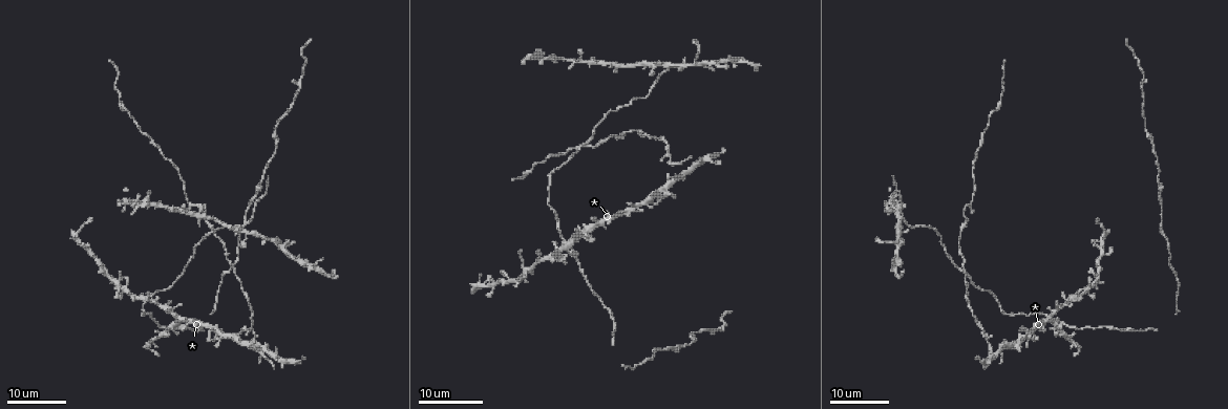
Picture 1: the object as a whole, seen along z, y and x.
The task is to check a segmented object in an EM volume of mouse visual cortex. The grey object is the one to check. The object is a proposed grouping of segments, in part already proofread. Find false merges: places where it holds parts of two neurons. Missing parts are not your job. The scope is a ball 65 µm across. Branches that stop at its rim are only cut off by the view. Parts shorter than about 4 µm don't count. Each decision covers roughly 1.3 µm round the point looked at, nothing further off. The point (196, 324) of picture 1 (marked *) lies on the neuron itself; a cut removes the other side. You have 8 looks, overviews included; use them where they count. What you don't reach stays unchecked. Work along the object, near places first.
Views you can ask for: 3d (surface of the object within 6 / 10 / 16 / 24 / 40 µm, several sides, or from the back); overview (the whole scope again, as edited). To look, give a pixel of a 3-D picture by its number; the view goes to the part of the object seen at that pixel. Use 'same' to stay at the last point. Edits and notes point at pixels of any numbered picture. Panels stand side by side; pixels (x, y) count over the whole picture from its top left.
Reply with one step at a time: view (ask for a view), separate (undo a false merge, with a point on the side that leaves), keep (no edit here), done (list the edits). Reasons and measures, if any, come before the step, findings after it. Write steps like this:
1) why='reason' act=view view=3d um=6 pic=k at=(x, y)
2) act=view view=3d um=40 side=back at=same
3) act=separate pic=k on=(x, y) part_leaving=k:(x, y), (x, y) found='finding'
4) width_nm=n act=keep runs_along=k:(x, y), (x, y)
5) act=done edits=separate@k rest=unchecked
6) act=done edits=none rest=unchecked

why='two arms in line, one across' act=view view=3d um=24 pic=1 at=(576, 259)

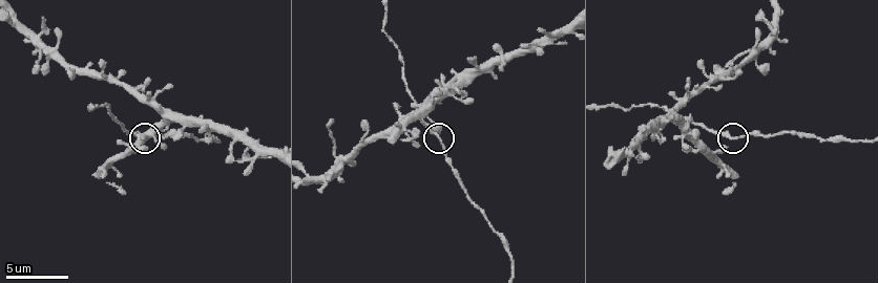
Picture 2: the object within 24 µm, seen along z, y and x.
act=view view=3d um=10 pic=2 at=(436, 133)

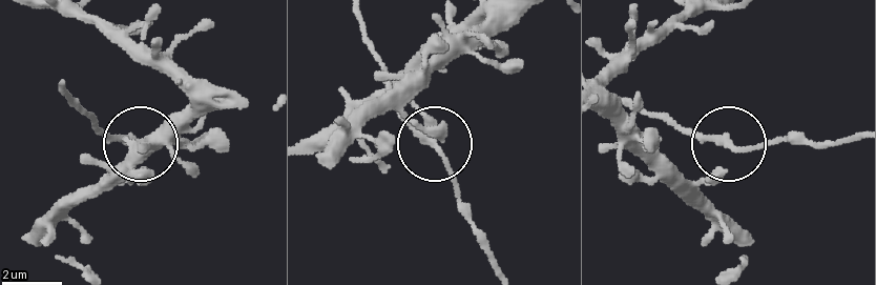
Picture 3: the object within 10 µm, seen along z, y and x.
side_arm_um=74 arms=3 act=keep found='continuous, no second neuron'

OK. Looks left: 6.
why='looks like a crossing' act=view view=3d um=10 pic=2 at=(638, 150)

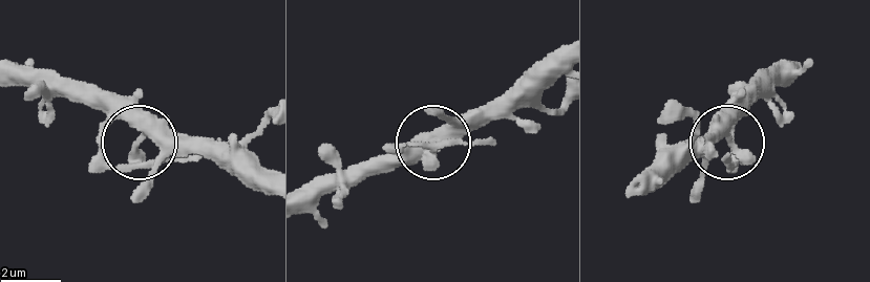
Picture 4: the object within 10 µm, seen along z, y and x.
act=keep found='one neuron here'

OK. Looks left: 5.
why='thick turns thin' act=view view=3d um=24 pic=1 at=(187, 203)

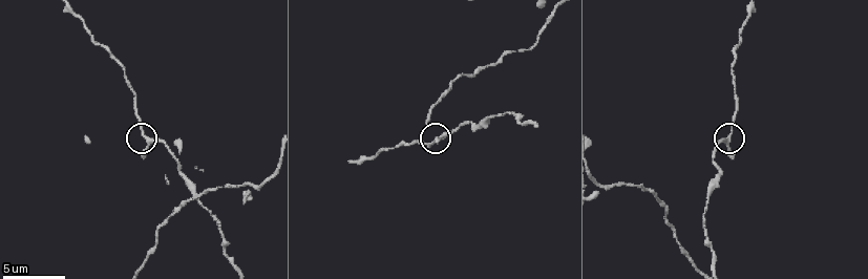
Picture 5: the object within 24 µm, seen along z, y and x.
why='closer look' act=view view=3d um=10 pic=5 at=(730, 138)

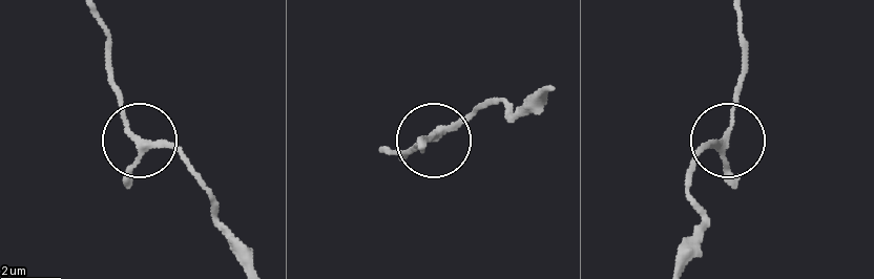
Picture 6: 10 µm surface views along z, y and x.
act=keep runs_along=6:(679, 270), (701, 216), (689, 171), (729, 134), (742, 54) found='continuous, no second neuron'

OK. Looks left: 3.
why='branch point' act=view view=3d um=10 pic=5 at=(604, 187)

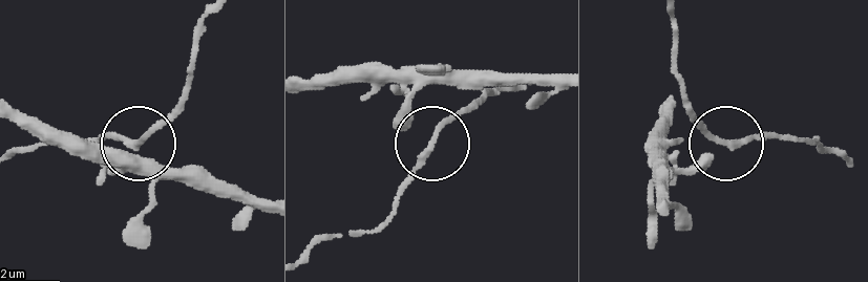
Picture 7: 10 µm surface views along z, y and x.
width_nm=160 act=keep runs_along=7:(8, 156), (99, 134), (136, 142), (178, 106) found='continuous, no second neuron'

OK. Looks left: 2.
act=done edits=none rest=unchecked

